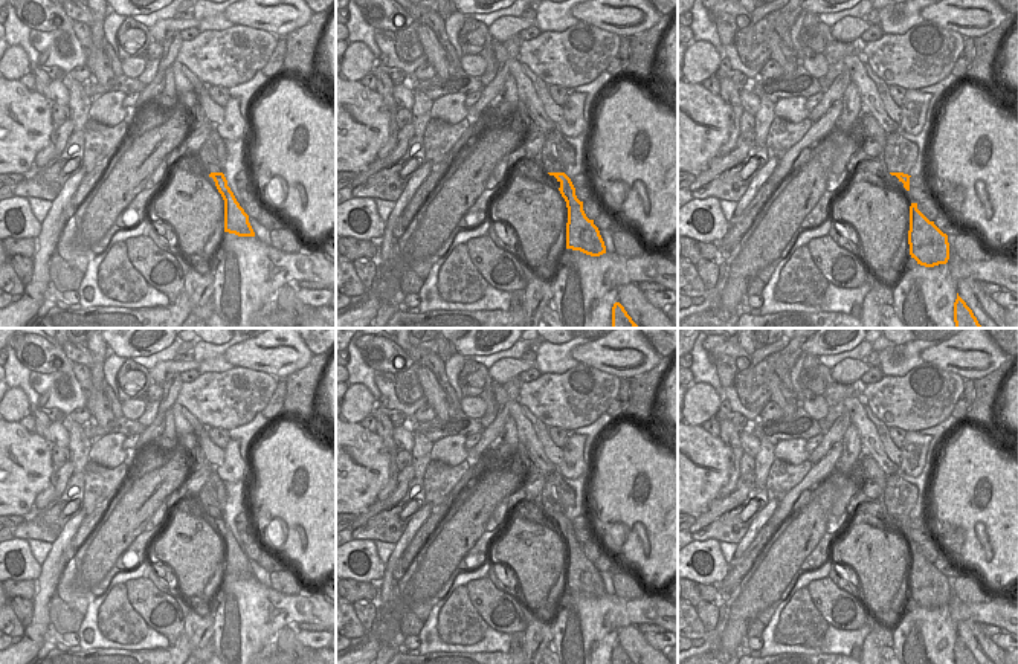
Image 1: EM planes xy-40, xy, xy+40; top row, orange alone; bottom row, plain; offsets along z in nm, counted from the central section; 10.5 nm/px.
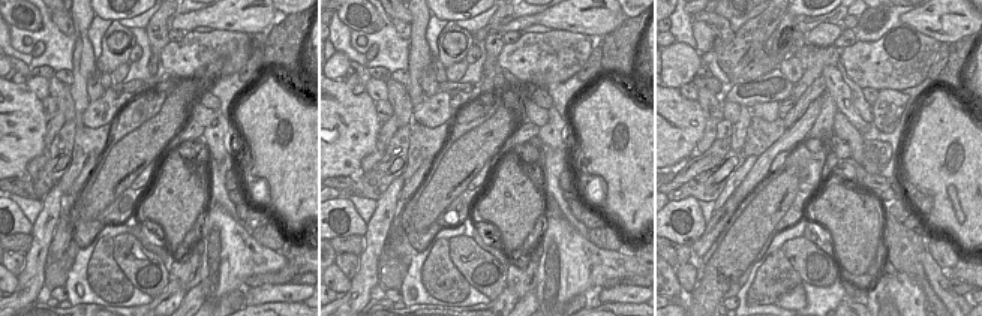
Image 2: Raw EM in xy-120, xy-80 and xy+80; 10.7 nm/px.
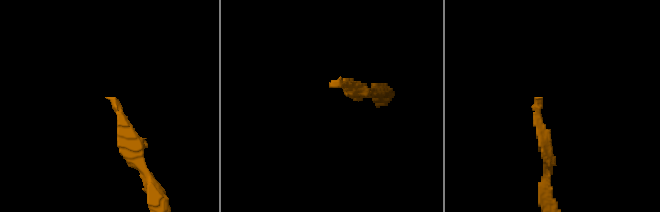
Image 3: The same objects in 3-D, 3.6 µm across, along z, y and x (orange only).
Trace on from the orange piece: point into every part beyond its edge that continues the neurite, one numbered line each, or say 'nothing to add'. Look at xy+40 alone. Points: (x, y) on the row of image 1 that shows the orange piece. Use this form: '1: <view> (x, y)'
nothing to add

